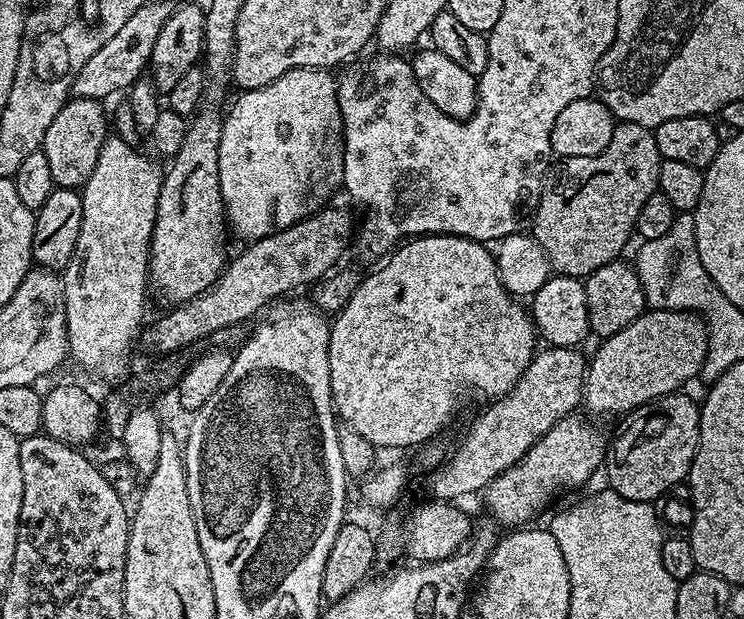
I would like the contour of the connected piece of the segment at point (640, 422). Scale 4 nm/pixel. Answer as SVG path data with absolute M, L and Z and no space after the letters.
M677 390L627 413L620 437L606 452L607 487L611 491L622 498L656 502L687 477L700 441L700 404L684 394Z

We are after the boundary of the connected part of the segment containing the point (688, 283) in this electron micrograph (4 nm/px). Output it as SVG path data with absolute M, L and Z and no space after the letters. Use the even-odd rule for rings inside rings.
M682 212L662 234L662 238L645 240L639 245L640 253L634 259L634 267L640 281L647 307L652 310L683 310L694 312L694 306L688 304L706 304L716 300L718 286L706 274L702 258L698 258L696 245L696 217L691 212Z

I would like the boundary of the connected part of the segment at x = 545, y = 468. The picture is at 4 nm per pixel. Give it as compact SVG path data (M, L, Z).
M580 414L563 416L530 446L521 460L488 483L482 499L488 507L487 515L497 525L524 526L535 521L532 519L551 502L559 488L580 488L595 474L596 467L602 464L600 432L588 420L583 420Z

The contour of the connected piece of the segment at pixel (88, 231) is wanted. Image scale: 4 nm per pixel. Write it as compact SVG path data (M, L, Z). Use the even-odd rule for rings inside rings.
M115 134L105 140L102 152L98 154L98 163L94 165L94 174L90 174L82 189L82 222L78 230L78 242L70 262L62 270L71 363L81 364L86 371L97 372L108 380L116 380L127 374L132 344L134 348L145 323L144 291L147 293L150 288L148 250L165 169L147 160L142 153L122 142Z

